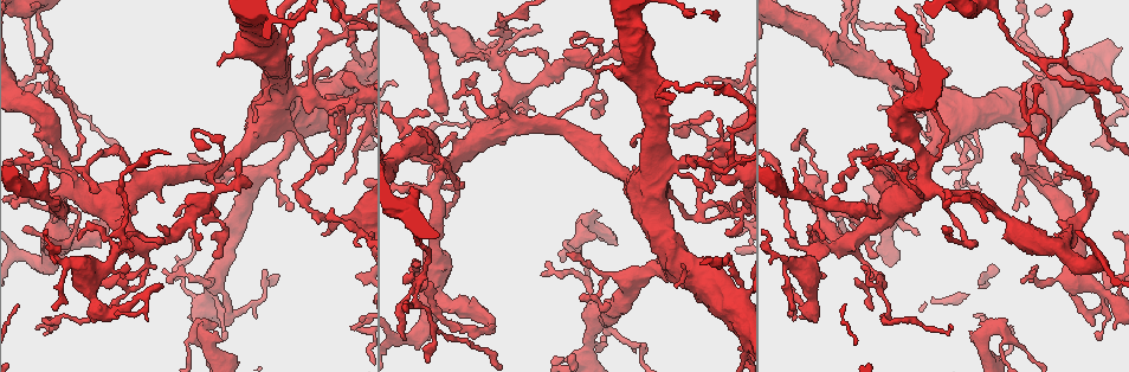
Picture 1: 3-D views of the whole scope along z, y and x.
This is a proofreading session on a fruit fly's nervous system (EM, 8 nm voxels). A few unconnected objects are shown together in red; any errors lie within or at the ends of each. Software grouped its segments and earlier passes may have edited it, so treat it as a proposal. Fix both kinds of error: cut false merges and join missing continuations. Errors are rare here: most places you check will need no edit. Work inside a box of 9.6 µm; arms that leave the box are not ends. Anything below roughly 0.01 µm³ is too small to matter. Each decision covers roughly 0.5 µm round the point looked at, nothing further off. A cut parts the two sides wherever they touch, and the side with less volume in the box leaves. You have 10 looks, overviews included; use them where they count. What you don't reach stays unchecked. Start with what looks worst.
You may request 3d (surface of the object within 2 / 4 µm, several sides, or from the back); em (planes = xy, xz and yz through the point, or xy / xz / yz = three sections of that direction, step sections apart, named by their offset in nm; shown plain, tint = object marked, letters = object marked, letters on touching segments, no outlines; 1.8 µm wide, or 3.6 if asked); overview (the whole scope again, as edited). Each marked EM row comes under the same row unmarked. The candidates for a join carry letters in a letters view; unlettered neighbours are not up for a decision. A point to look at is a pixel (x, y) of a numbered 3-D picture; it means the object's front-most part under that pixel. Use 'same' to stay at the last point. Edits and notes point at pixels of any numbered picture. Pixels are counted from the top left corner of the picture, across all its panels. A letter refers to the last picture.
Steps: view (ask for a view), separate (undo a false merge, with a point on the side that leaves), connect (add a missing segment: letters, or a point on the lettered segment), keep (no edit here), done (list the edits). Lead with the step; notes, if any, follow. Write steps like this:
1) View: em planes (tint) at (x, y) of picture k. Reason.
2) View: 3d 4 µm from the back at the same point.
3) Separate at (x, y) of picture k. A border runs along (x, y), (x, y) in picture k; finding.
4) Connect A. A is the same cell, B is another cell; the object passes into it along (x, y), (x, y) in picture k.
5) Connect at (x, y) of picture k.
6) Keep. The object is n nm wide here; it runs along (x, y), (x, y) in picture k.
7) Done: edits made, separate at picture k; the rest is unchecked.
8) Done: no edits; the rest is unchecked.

View: em xz step 4 (tint) at (420, 279) of picture 1. Three arms meet.

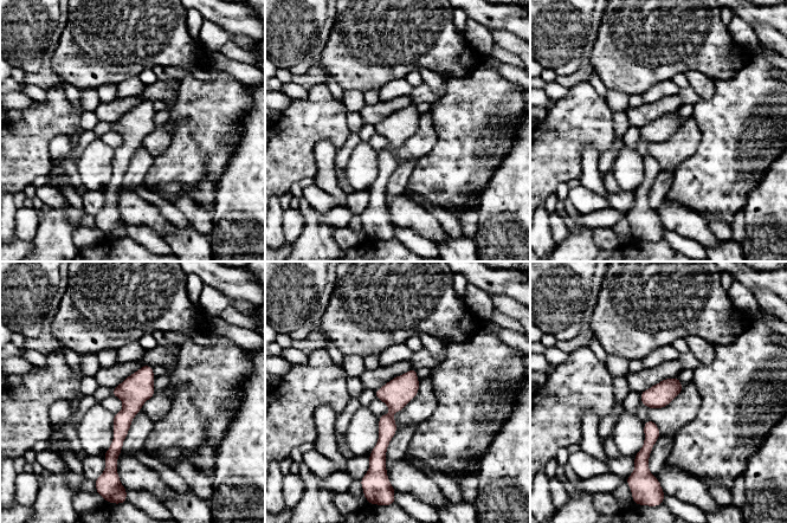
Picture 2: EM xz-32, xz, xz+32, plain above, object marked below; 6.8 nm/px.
View: em xz step 4 (letters) at the same point.

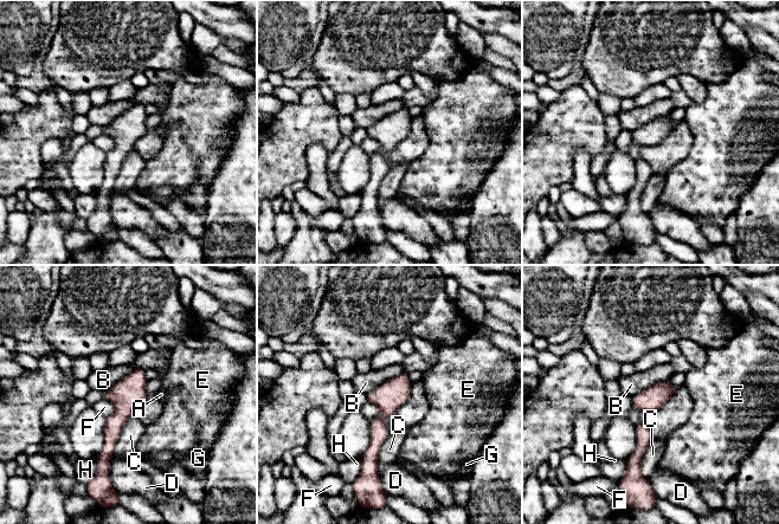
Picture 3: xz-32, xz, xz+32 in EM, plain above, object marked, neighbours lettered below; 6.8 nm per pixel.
Keep. A, B, C, D, E, F, G and H are other cells; a border runs along (103, 398), (114, 405), (107, 418) in picture 3; one neuron here.

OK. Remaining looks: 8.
View: 3d 2 µm from the back at (591, 211) of picture 1. Free end.

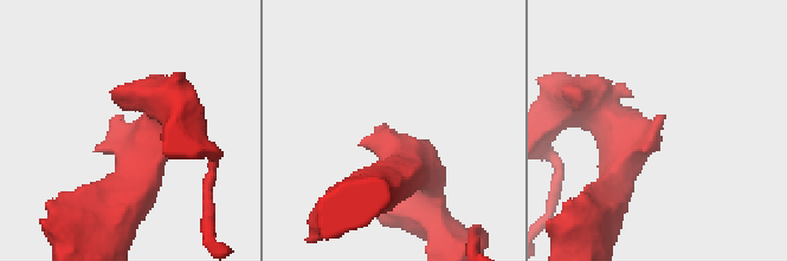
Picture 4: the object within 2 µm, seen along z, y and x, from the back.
View: em yz step 16 (tint) at (384, 129) of picture 4.

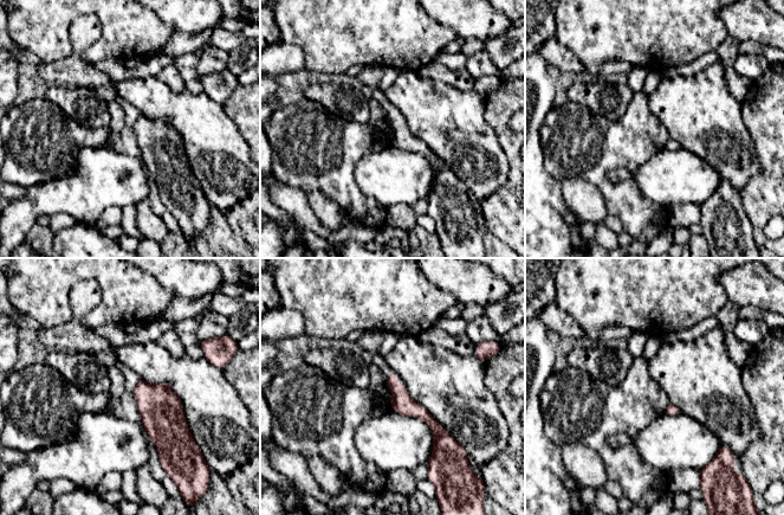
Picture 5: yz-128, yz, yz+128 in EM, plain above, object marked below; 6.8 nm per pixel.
View: em yz step 16 (letters) at the same point. See the neighbours.

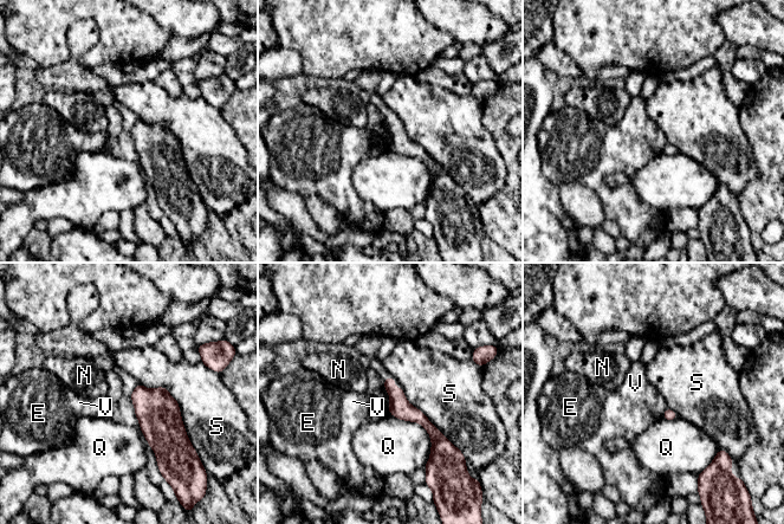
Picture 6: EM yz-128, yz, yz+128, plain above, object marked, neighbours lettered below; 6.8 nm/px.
Keep. E, N, Q, S and V are other cells; no lettered segment goes on from it.

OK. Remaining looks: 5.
View: 3d 4 µm at (360, 236) of picture 1. Abrupt turn.

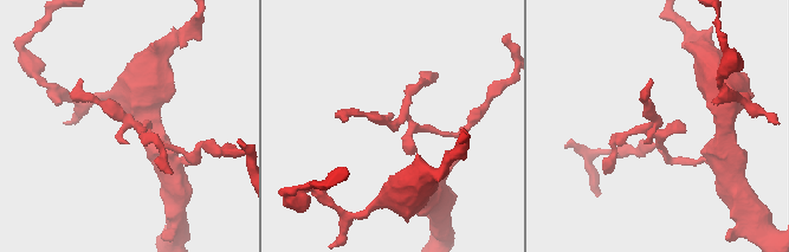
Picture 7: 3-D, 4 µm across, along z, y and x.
View: em planes (letters) at (656, 123) of picture 7. Need the tissue.

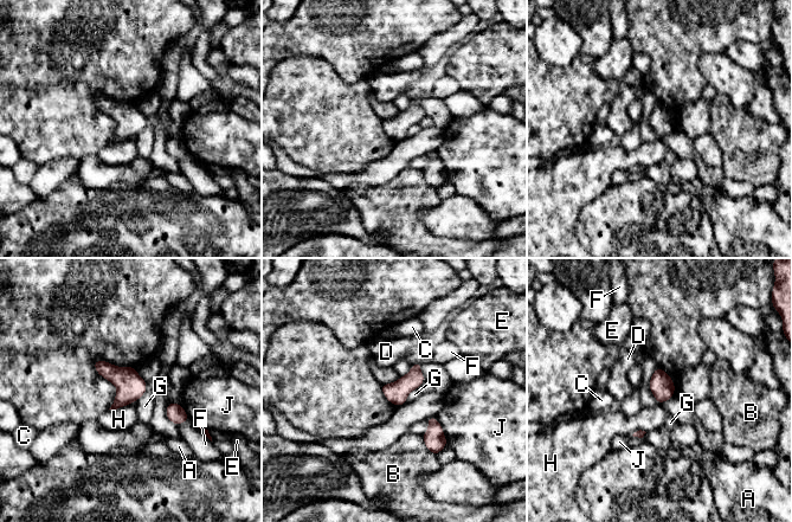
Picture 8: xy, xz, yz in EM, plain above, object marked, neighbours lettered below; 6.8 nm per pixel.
Keep. A, B, C, D, E, F, G, H and J are other cells; a border runs along (147, 382), (147, 390), (136, 401) in picture 8; all the same neuron.

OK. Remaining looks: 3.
View: em 3.6 µm xz step 8 (letters) at (820, 210) of picture 1. Thick turns thin.

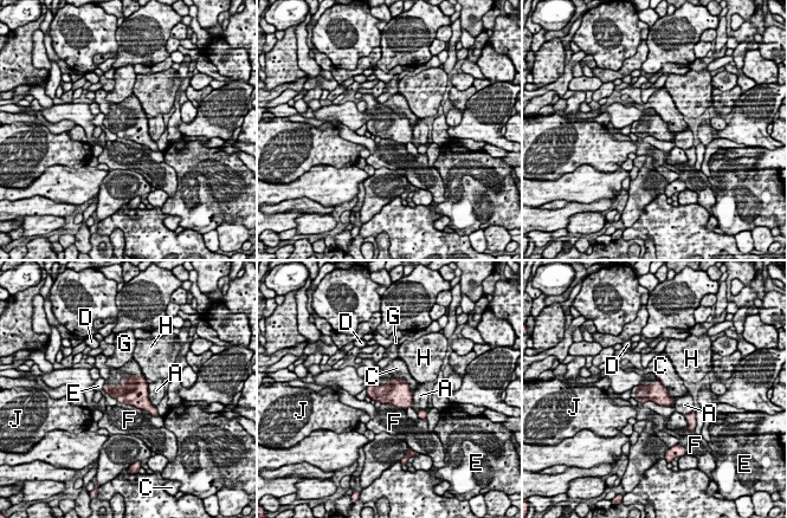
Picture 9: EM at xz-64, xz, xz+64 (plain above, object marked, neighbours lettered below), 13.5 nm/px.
View: em 3.6 µm planes (letters) at the same point. Another direction.

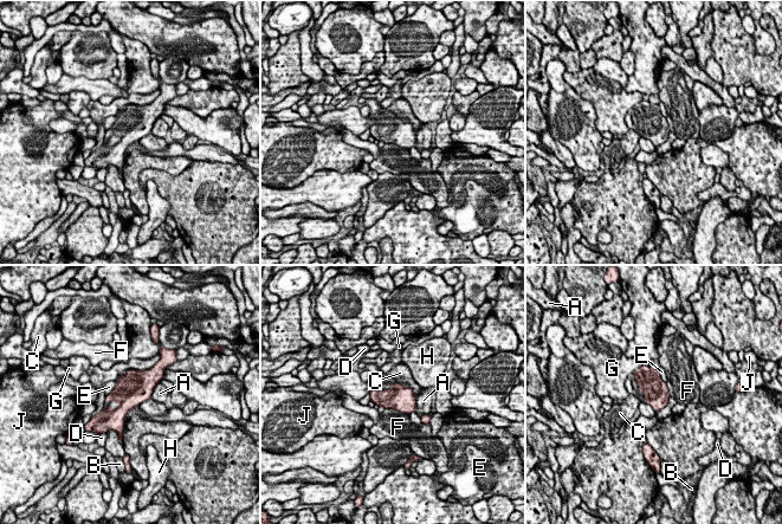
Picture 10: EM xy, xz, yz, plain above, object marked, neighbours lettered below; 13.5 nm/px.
Keep. A, B, C, D, E, F, G, H and J are other cells; a border runs along (128, 370), (107, 395) in picture 10; continuous, no second neuron.

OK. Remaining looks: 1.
Done: no edits; the rest is unchecked.

